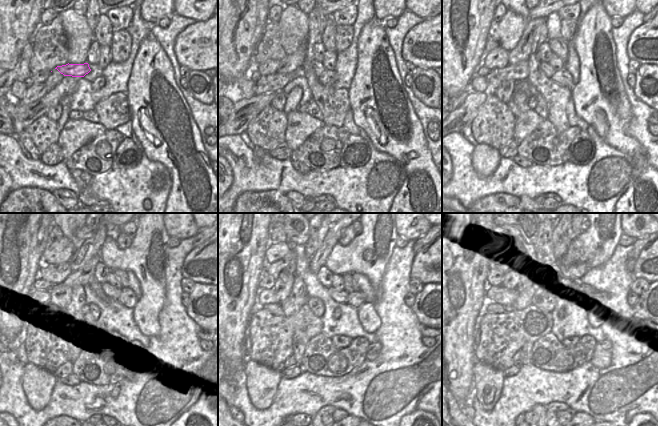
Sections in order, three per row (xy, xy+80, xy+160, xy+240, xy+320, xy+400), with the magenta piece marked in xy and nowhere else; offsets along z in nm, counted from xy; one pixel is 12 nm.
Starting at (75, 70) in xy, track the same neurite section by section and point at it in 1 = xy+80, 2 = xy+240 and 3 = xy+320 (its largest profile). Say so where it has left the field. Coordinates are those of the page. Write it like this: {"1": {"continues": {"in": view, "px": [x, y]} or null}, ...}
{"1": {"continues": {"in": "xy+80", "px": [318, 67]}}, "2": {"continues": {"in": "xy+240", "px": [112, 293]}}, "3": {"continues": {"in": "xy+320", "px": [341, 296]}}}

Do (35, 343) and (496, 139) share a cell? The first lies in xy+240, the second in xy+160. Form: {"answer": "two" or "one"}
{"answer": "one"}

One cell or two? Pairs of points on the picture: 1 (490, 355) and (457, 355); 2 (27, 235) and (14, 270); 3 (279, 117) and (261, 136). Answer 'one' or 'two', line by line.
1: two
2: one
3: one

